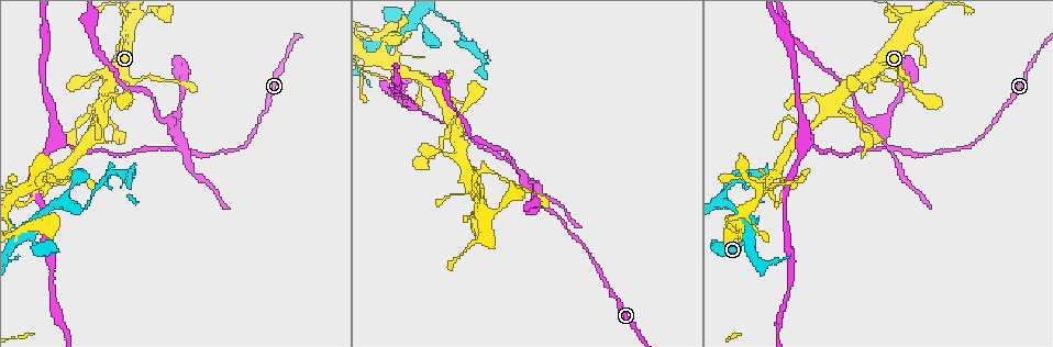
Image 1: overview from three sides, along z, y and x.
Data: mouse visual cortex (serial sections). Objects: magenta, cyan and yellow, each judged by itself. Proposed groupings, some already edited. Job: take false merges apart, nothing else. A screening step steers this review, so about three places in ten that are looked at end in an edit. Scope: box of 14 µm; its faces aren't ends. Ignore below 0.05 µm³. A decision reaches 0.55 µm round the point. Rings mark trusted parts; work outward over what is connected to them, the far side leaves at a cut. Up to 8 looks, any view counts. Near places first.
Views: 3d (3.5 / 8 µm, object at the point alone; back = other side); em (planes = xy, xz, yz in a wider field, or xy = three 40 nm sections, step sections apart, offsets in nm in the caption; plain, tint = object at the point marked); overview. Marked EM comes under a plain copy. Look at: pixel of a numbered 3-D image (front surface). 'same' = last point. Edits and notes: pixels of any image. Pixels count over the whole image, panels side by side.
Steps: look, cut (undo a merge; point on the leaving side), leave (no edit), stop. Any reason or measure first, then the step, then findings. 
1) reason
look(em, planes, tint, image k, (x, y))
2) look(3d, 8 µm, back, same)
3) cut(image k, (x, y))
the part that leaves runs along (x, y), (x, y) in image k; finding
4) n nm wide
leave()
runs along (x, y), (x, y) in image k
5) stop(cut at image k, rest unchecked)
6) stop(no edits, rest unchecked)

four arms meet
look(3d, 3.5 µm, back, image 1, (890, 146))

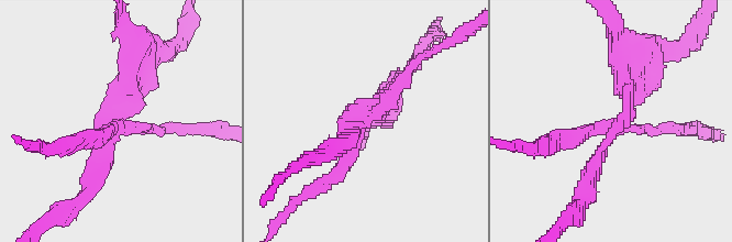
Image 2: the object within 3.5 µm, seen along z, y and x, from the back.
4 arms; arms of 150, 200, 250, 300 nm
look(em, xy, step 5, tint, image 2, (612, 127))

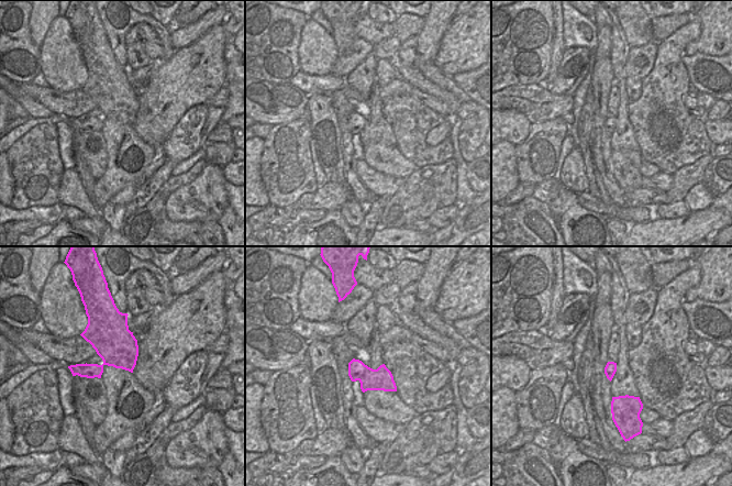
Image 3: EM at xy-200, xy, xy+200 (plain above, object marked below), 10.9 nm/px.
look(em, planes, tint, same)

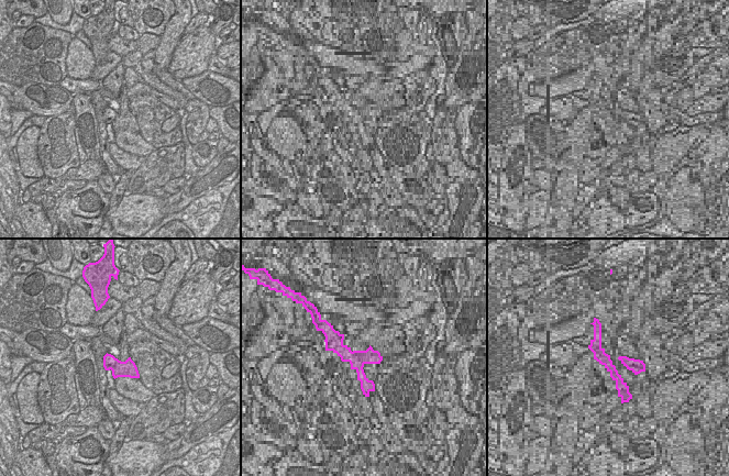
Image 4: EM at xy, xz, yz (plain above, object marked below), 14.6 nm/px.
cut(image 2, (636, 84))
the part that leaves runs along (618, 124), (629, 114), (620, 64), (651, 54) in image 2; two cells meet here

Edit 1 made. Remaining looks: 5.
look(3d, 3.5 µm, image 1, (129, 77))

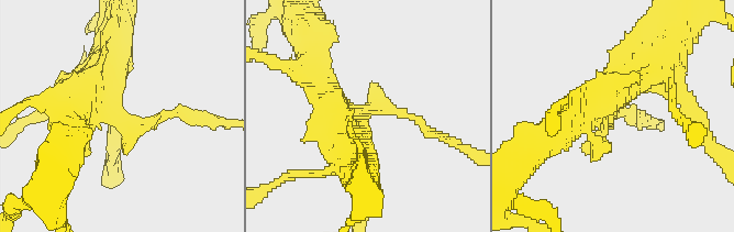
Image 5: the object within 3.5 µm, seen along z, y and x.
look(em, xy, step 5, tint, image 5, (123, 120))

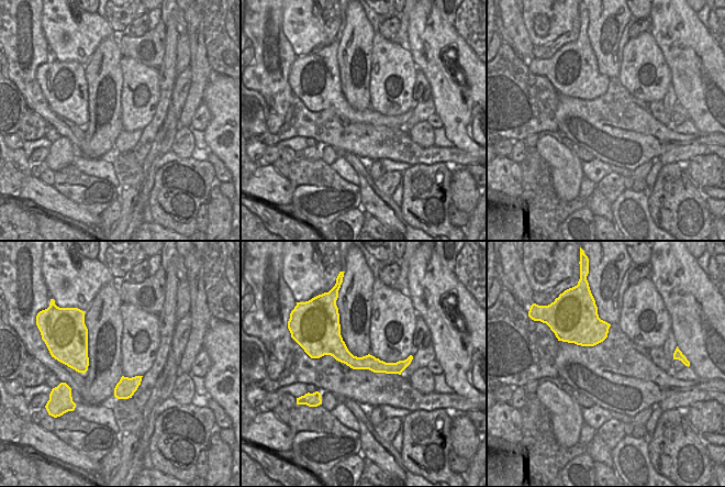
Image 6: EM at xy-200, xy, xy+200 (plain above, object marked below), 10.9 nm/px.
leave()
runs along (99, 75), (109, 116), (187, 116) in image 5; one cell here

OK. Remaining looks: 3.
three-way junction
look(3d, 3.5 µm, image 1, (759, 181))

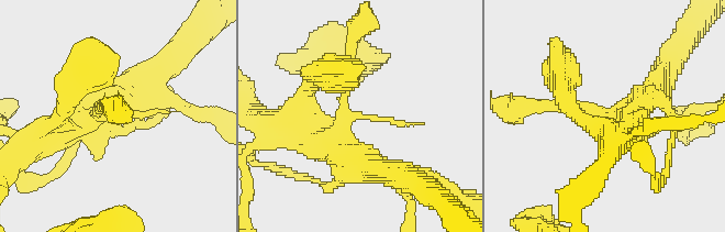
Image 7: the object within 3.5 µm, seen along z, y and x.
look(em, xy, step 1, tint, image 7, (345, 114))

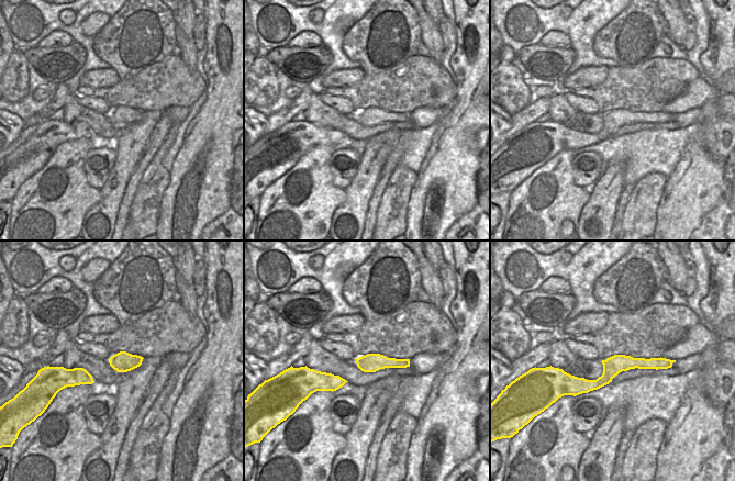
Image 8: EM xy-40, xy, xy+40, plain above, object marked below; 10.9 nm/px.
another direction
look(em, planes, tint, same)

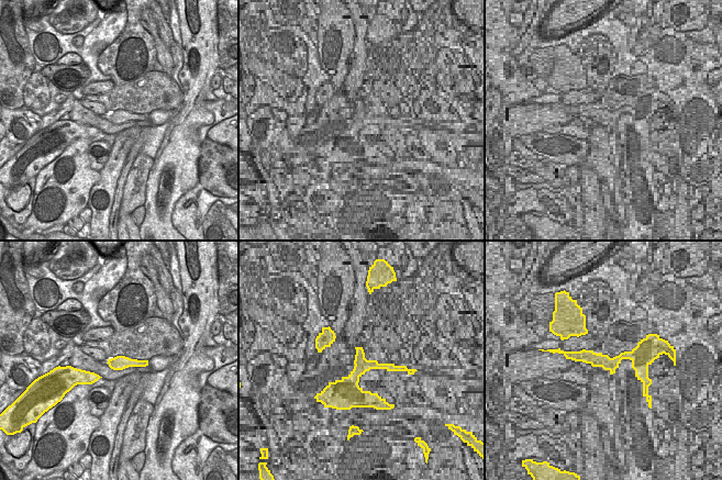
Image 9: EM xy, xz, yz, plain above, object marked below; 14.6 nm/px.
leave()
all the same cell

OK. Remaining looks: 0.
stop(cut at image 2, rest unchecked)

